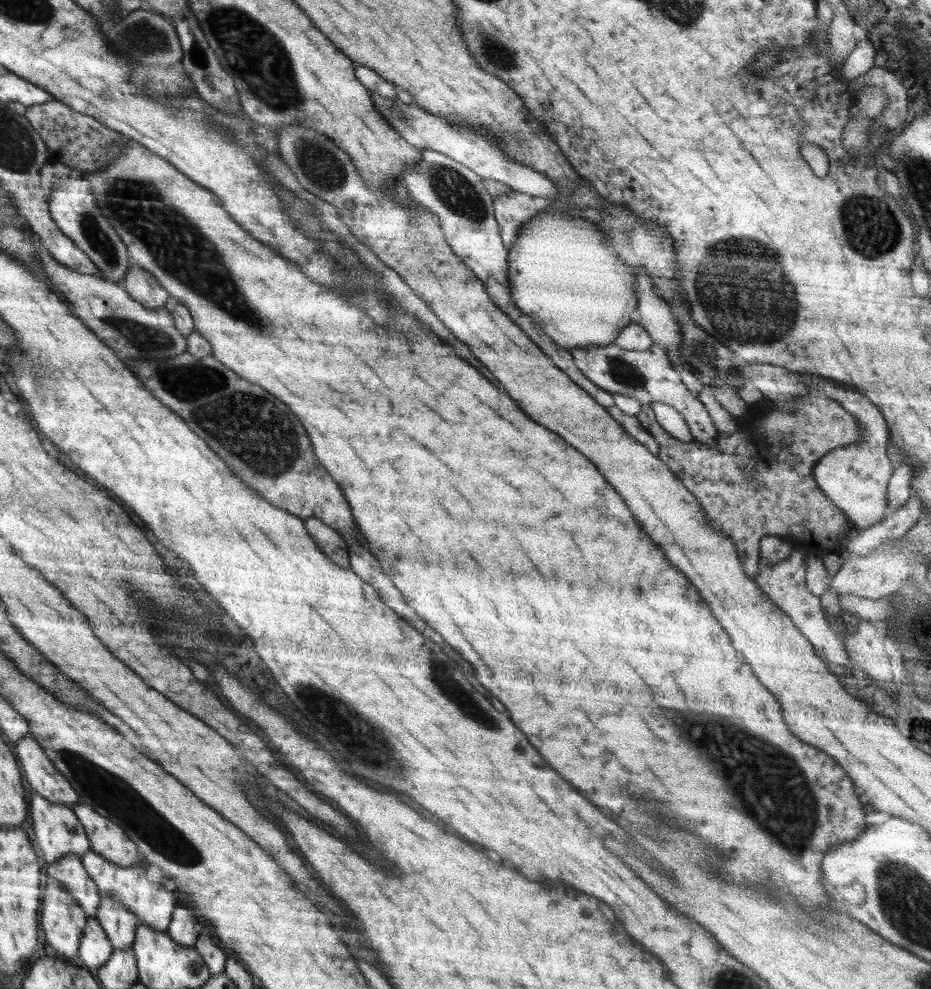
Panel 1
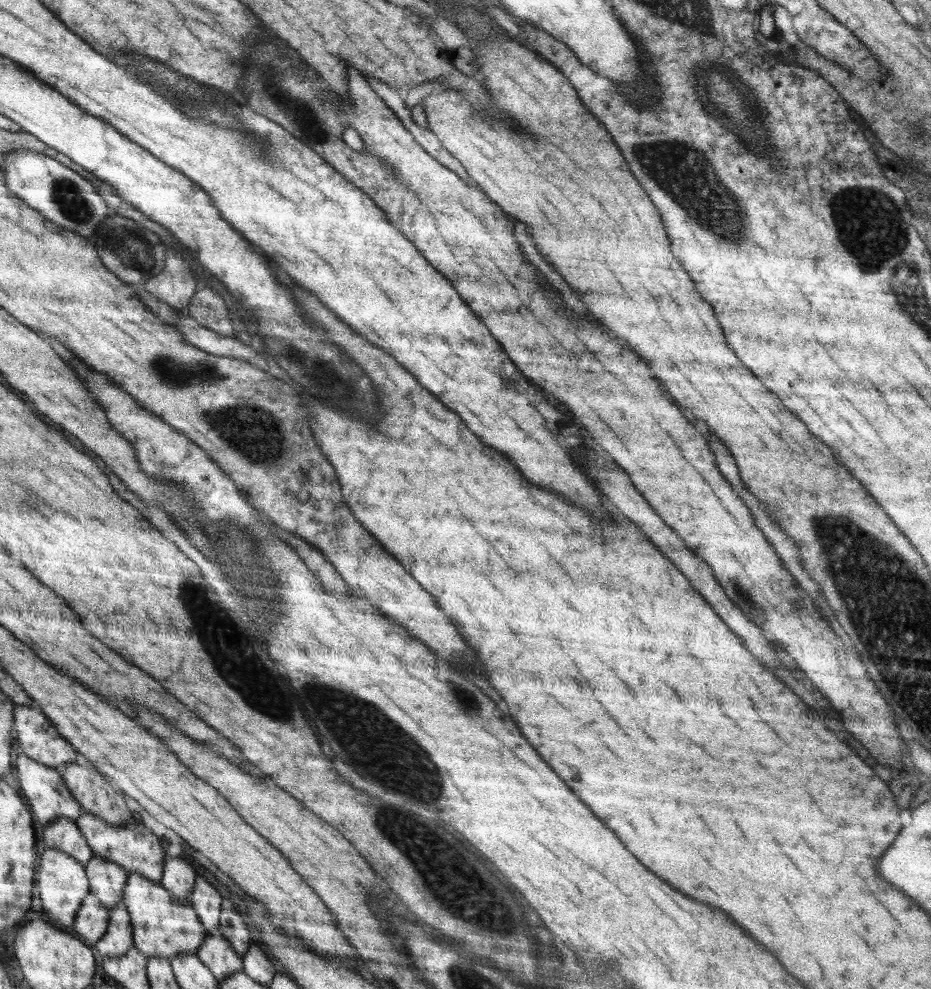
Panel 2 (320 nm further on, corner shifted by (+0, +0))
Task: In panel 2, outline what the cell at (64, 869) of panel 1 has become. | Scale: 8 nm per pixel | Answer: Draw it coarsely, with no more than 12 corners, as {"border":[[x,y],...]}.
{"border":[[69,818],[42,827],[43,847],[66,851],[87,866],[93,855]]}

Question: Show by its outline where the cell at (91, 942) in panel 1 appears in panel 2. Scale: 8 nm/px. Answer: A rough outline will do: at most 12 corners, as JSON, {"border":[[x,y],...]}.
{"border":[[94,894],[84,900],[73,929],[96,944],[106,932],[109,910]]}

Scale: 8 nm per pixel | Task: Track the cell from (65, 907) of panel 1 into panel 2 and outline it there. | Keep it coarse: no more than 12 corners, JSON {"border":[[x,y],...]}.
{"border":[[43,847],[38,896],[66,930],[90,892],[86,866]]}

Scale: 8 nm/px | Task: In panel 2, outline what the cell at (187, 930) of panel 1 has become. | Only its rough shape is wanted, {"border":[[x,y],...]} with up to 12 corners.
{"border":[[167,856],[161,883],[178,902],[191,898],[196,870]]}

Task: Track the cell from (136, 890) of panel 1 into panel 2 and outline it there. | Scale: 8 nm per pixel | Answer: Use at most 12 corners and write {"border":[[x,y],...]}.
{"border":[[81,812],[75,824],[94,855],[161,882],[158,836]]}

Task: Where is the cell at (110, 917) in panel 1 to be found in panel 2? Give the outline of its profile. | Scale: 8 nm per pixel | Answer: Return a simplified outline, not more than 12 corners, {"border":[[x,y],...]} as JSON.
{"border":[[93,854],[87,862],[90,892],[108,910],[124,900],[130,874]]}

